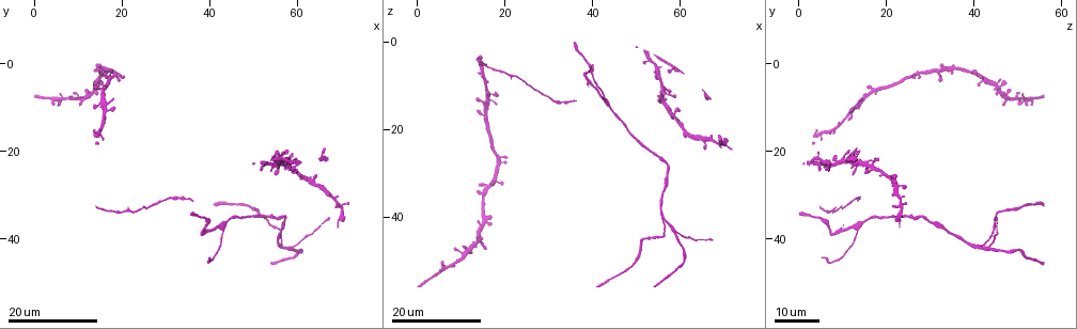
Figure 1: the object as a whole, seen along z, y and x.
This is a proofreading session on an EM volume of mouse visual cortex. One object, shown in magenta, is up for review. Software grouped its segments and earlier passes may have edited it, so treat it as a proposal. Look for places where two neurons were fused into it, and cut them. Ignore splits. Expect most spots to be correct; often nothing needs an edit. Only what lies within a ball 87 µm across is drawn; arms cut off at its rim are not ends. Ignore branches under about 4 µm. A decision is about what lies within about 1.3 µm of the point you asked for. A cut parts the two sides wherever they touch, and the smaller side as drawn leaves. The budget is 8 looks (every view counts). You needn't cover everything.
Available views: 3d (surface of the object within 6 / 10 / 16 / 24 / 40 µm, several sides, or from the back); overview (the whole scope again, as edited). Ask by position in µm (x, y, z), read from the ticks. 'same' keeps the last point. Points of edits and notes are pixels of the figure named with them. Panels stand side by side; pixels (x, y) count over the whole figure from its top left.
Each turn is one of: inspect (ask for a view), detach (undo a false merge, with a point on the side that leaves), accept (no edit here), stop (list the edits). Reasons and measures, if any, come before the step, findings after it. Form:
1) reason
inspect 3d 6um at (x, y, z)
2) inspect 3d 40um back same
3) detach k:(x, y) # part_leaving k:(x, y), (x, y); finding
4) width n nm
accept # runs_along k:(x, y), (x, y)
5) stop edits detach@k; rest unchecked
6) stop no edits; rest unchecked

inspect 3d 16um at (61.0, 25.5, 20.5)

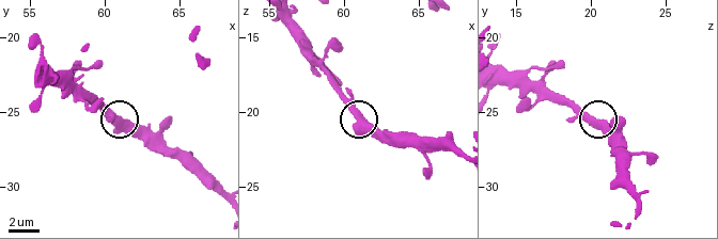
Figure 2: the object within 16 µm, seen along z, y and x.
closer look
inspect 3d 6um at (61.4, 25.6, 20.6)

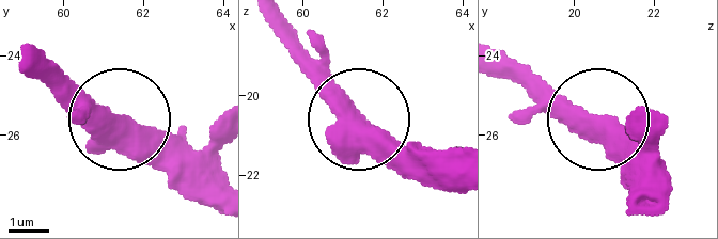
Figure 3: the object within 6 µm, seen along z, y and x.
width 500 nm
accept # one neuron here

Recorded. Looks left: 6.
three arms meet
inspect 3d 24um at (39.5, 39.0, 9.0)

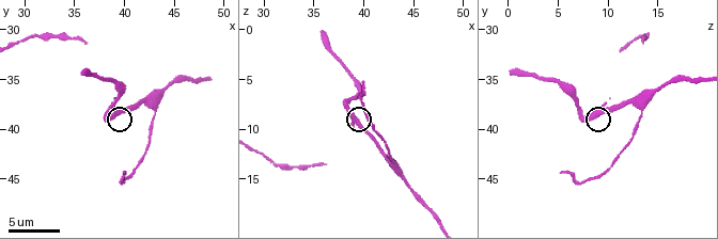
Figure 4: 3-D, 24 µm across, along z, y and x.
closer look
inspect 3d 6um at (39.6, 38.4, 9.2)

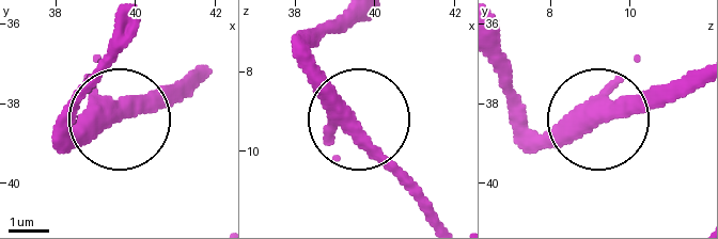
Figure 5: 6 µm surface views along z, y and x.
width 360 nm
accept # continuous, no second neuron

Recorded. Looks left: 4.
inspect 3d 6um at (43.0, 38.6, 13.4)

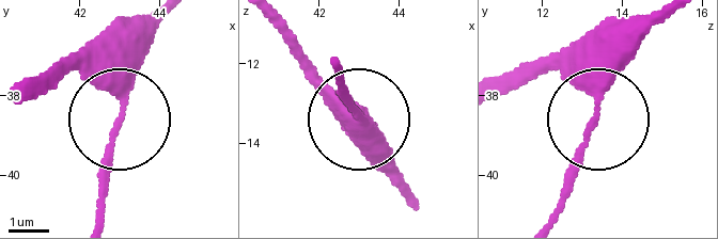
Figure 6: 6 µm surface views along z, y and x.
width 260 nm
accept # all the same neuron

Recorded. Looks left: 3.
three-way junction
inspect 3d 24um at (59.0, 41.5, 43.0)

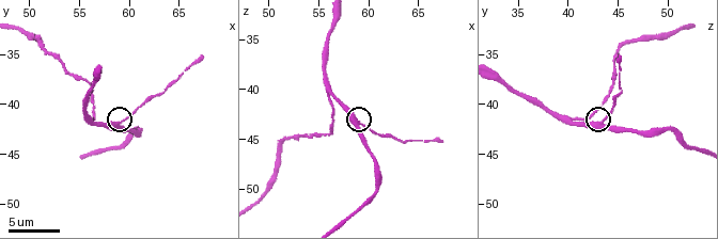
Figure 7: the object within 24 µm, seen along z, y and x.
zoom in
inspect 3d 6um at (58.8, 42.0, 43.4)

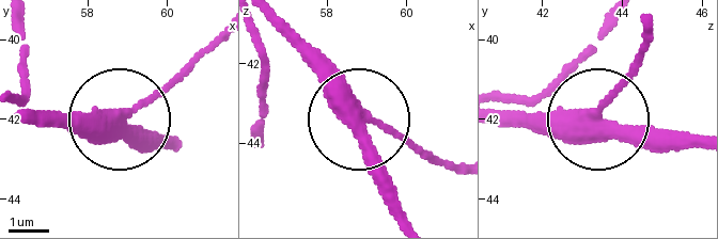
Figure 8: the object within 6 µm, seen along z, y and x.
width 330 nm
accept # runs_along 8:(500, 113), (599, 116), (640, 56); all the same neuron

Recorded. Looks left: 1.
stop no edits; rest unchecked

